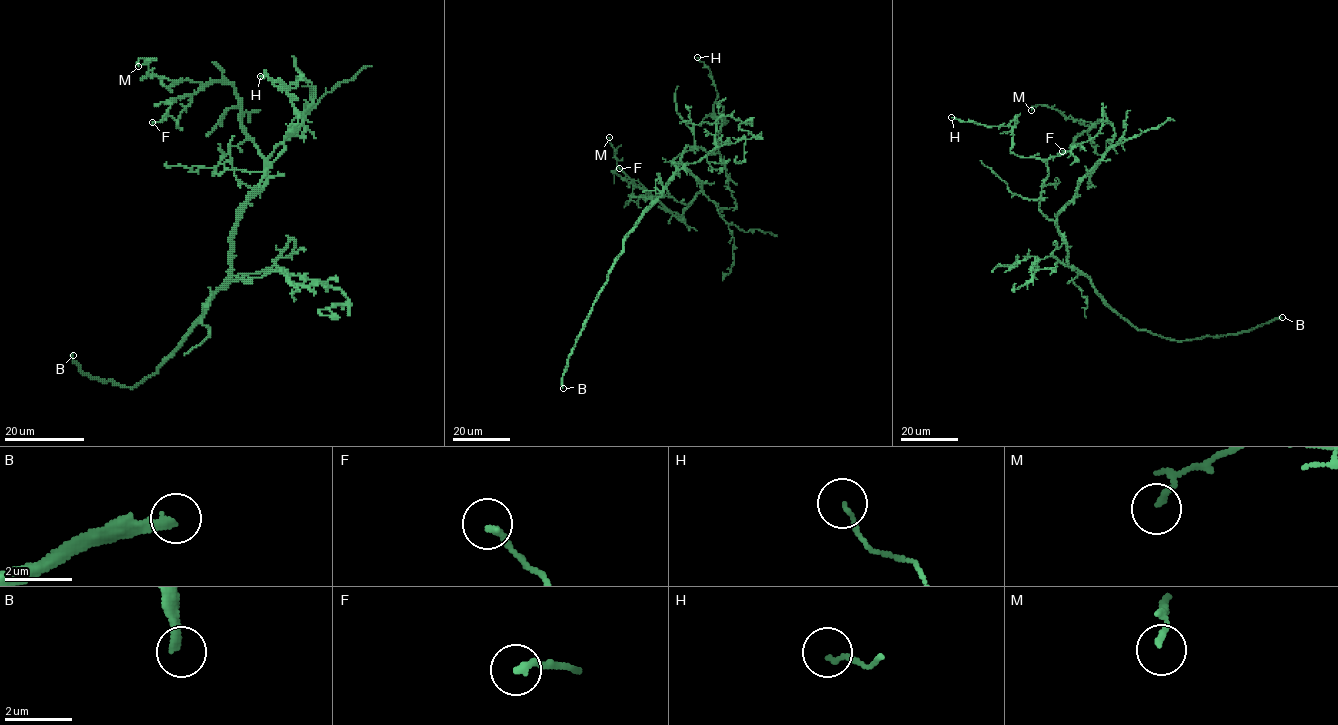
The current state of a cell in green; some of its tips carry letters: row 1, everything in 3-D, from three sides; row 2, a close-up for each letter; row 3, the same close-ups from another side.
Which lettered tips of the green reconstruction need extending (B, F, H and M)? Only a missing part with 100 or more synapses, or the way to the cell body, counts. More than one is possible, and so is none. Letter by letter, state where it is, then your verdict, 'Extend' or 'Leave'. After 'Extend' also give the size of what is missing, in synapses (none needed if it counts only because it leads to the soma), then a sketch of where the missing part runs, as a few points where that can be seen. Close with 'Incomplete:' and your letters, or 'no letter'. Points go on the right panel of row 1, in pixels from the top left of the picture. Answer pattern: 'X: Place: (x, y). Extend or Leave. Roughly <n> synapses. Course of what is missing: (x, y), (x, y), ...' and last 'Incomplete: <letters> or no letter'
B: Place: (1282, 317). Extend. Roughly 450 synapses. Course of what is missing: (1282, 317), (1301, 296), (1305, 259), (1296, 234), (1270, 201), (1211, 159), (1203, 124), (1095, 62), (1088, 32)
F: Place: (1062, 151). Leave
H: Place: (951, 117). Leave
M: Place: (1031, 110). Leave
Incomplete: B

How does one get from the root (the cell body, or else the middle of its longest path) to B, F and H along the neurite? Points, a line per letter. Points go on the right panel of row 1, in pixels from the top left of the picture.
B: (1068, 255), (1068, 264), (1090, 279), (1094, 290), (1110, 307), (1138, 329), (1168, 339), (1236, 334), (1282, 317)
F: (1068, 255), (1057, 215), (1110, 144), (1113, 127), (1096, 123), (1062, 151)
H: (1068, 255), (1058, 226), (1039, 208), (1047, 164), (1010, 151), (1011, 126), (987, 126), (951, 117)

